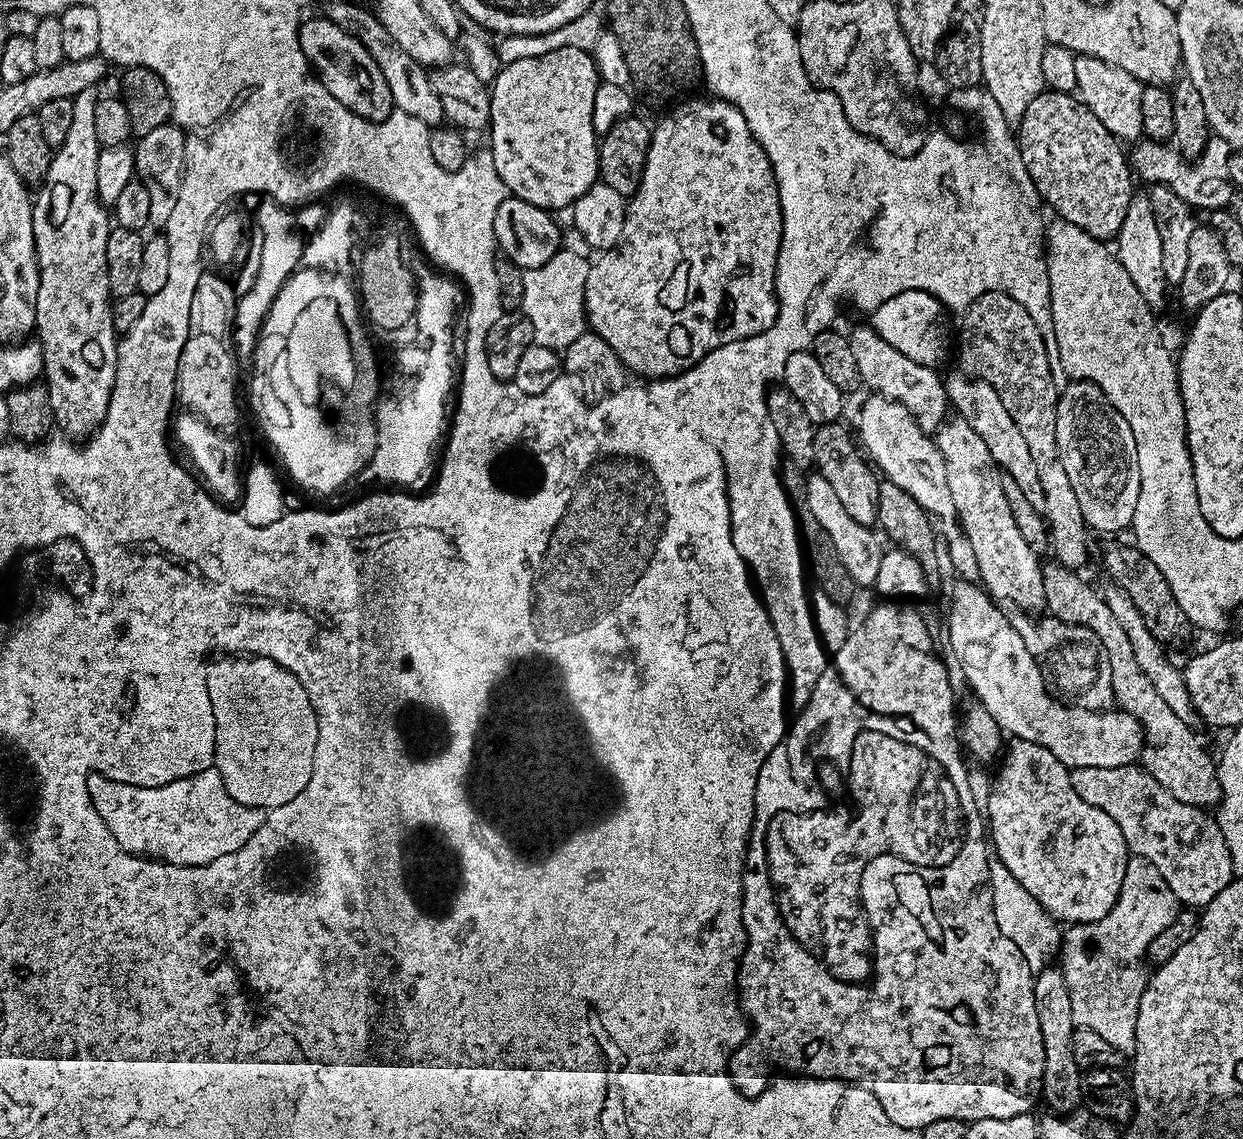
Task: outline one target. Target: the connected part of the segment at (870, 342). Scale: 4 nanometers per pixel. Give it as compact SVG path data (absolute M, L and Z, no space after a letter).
M864 322L853 332L847 333L850 351L858 361L858 374L861 385L870 388L873 393L901 403L910 412L924 433L935 433L944 423L950 412L948 395L944 389L941 373L934 368L927 368L902 354L902 350L894 350L886 338L882 338L872 329L871 323Z

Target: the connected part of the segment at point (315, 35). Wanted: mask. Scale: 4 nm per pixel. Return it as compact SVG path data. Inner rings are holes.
M327 18L319 19L305 19L300 25L300 49L312 65L313 73L354 115L364 120L385 120L393 112L394 105L390 86L386 84L378 63L367 52L366 46L345 28Z

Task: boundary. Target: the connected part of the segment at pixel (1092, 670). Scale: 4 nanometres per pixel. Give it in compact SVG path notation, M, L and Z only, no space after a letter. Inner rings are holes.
M1016 614L1011 617L1011 622L1014 630L1022 634L1026 650L1030 650L1040 667L1045 685L1057 697L1082 708L1097 710L1107 709L1113 703L1110 660L1094 630L1084 624L1067 624L1047 614L1039 618L1032 614ZM1040 618L1041 620L1036 620Z

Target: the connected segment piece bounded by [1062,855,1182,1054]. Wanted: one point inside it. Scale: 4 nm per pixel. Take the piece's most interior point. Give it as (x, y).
(1106, 989)

